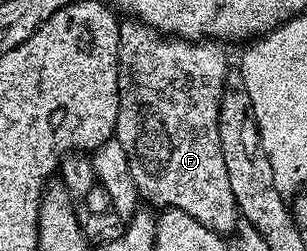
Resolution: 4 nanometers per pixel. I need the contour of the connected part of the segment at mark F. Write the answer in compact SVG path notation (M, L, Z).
M135 18L125 19L120 25L120 101L114 139L122 142L122 150L130 158L130 178L134 178L141 201L148 203L149 200L156 210L177 208L193 216L210 232L228 234L238 221L238 213L218 132L220 99L230 71L230 65L224 61L224 48L220 42L182 40L179 36L157 32Z

